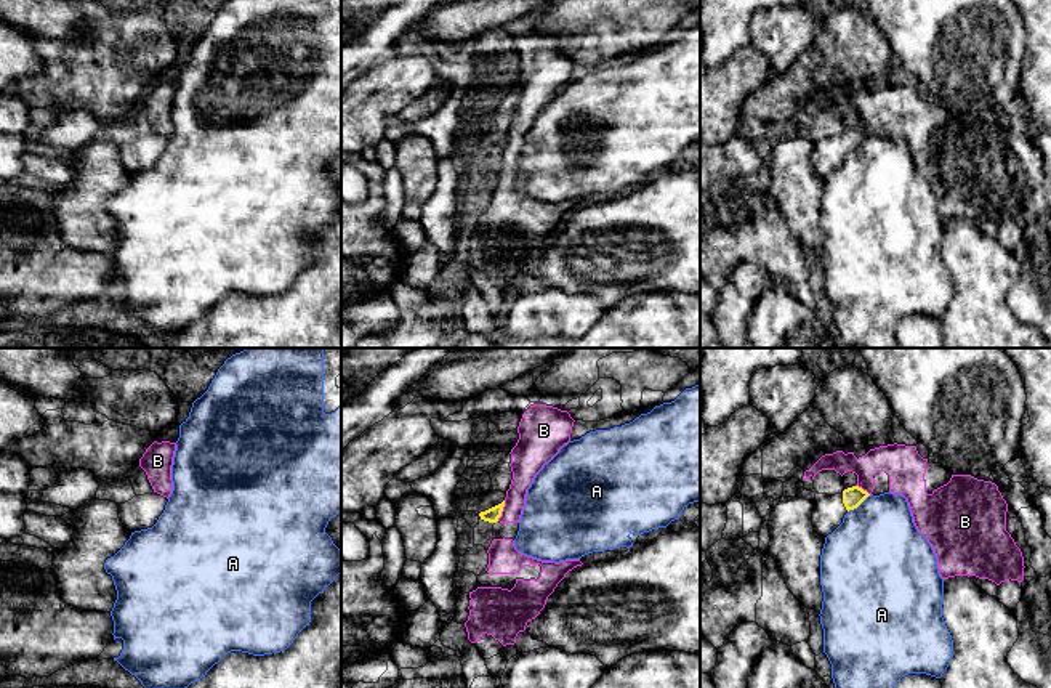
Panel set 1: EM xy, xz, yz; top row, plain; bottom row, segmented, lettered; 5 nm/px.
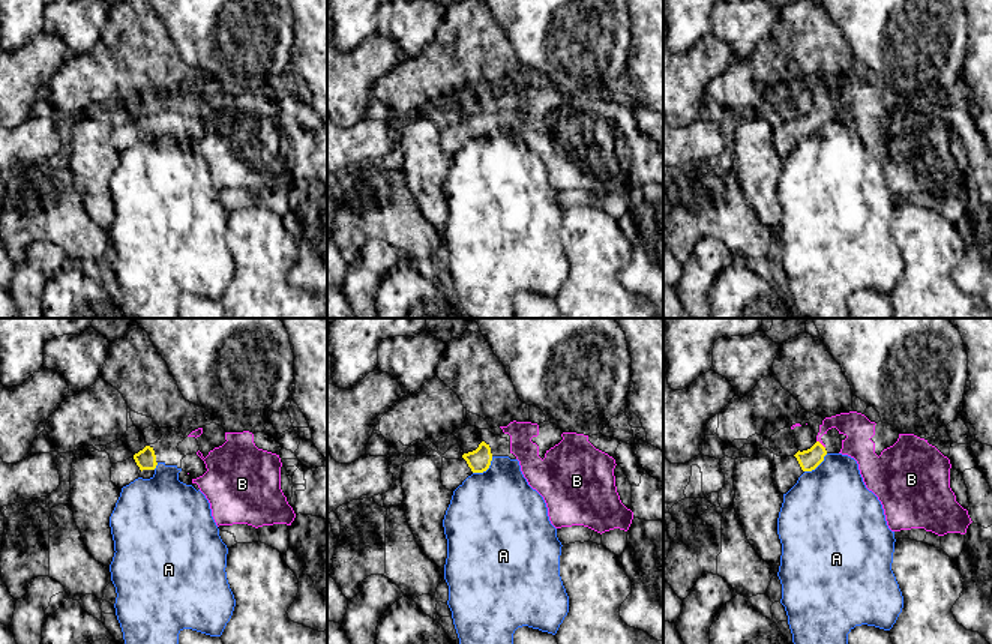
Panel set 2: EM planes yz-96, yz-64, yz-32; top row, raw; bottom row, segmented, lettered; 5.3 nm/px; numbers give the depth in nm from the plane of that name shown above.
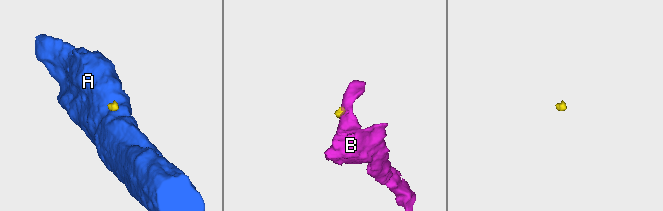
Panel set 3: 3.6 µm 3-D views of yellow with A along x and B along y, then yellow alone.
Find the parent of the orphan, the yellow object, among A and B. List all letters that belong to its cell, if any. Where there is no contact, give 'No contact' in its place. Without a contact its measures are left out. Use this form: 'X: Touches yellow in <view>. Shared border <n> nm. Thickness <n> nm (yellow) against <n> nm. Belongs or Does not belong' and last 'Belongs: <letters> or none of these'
A: Touches yellow in yz. Shared border 140 nm. Thickness 100 nm (yellow) against 460 nm. Does not belong
B: Touches yellow in xz. Shared border 110 nm. Thickness 70 nm (yellow) against 140 nm. Does not belong
Belongs: none of these

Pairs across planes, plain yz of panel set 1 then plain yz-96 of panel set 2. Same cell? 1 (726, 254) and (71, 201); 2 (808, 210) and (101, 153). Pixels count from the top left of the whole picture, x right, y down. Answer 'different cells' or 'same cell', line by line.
1: same cell
2: same cell

